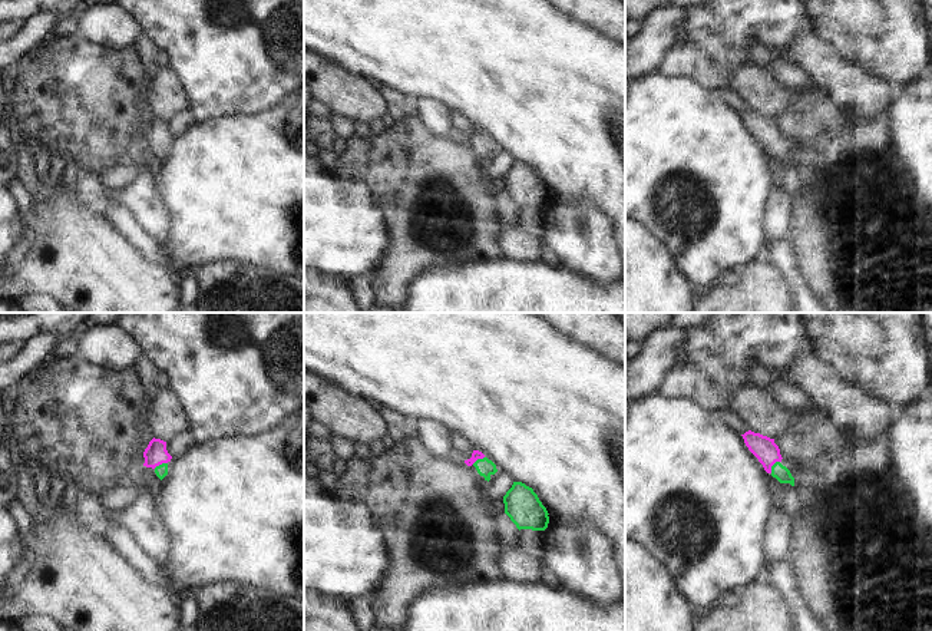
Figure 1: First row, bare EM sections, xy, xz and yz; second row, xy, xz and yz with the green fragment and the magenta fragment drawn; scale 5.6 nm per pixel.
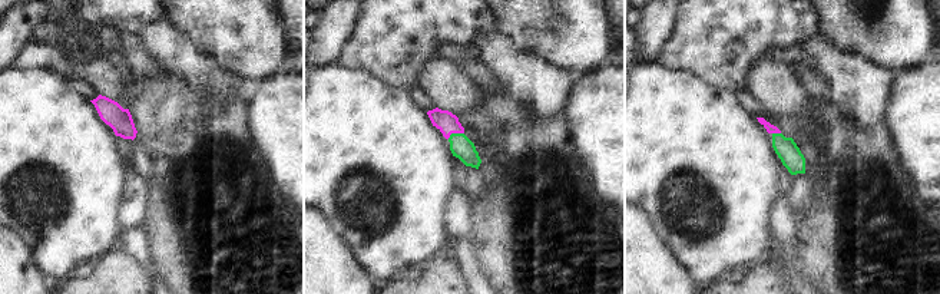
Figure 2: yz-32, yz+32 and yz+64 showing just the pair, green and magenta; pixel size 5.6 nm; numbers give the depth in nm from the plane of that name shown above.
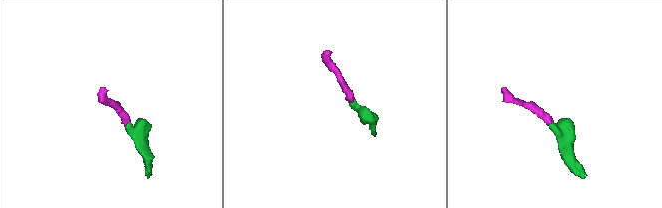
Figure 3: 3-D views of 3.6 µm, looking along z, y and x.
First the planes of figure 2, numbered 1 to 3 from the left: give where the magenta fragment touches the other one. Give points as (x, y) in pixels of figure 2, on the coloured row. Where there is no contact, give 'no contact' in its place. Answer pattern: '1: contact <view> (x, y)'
1: no contact
2: contact yz+32 (454, 134)
3: contact yz+64 (777, 134)

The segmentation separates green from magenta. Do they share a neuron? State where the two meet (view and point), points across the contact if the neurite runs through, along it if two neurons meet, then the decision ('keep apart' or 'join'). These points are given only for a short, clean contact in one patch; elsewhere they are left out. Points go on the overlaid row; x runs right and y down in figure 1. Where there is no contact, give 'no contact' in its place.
yz (772, 466) | across yz (782, 473), (772, 466), (769, 453), (763, 448) | join

